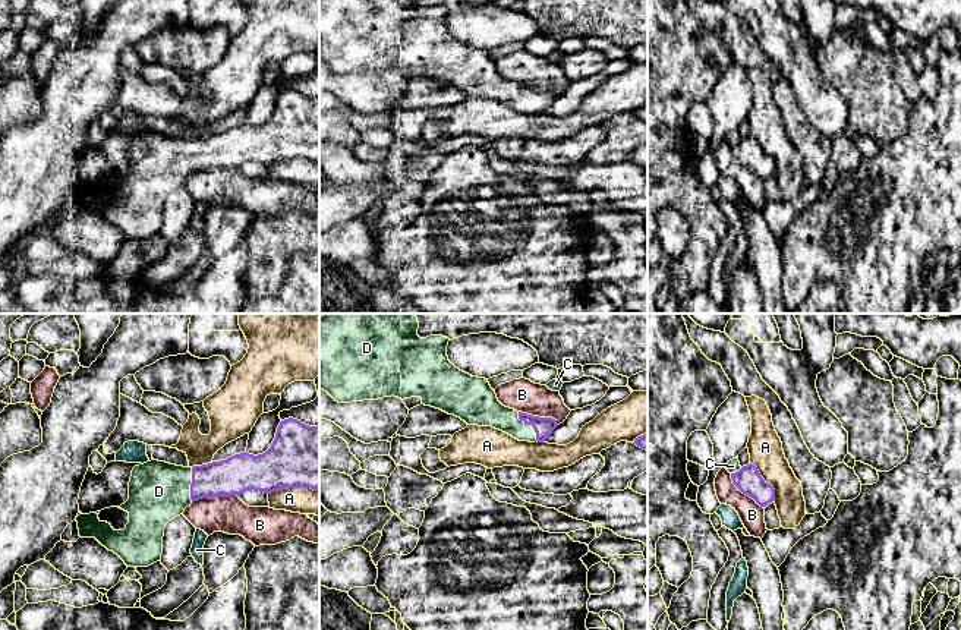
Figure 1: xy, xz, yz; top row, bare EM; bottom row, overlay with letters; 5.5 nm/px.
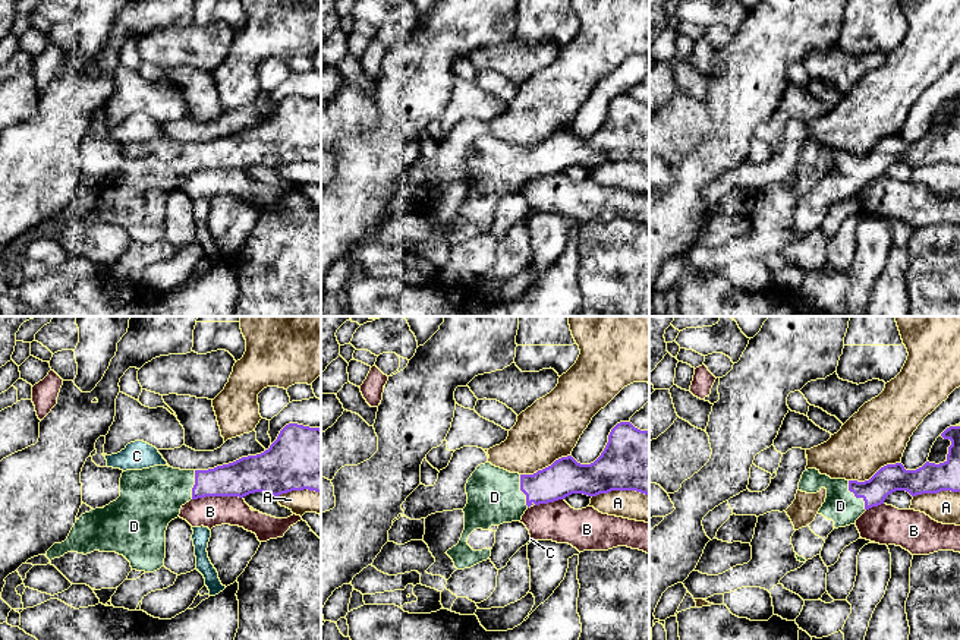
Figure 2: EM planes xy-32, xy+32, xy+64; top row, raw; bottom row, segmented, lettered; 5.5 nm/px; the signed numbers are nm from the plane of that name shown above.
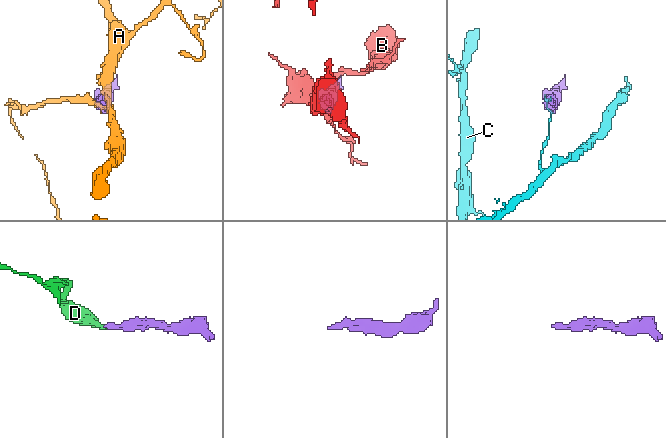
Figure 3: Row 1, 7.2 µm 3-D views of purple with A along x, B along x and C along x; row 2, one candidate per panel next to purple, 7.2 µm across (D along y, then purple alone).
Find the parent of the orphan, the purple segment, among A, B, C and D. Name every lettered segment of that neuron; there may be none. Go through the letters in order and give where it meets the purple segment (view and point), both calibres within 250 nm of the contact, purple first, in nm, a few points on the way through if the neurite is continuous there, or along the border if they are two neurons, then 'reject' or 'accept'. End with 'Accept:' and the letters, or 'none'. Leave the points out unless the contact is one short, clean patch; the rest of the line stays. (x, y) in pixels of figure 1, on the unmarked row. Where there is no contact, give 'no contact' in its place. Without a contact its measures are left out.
A: contact xy (293, 158); calibres 340 and 140 nm; reject
B: contact xy (214, 167); calibres 220 and 200 nm; reject
C: contact yz (736, 144); calibres 150 and 70 nm; border yz (741, 139), (731, 145); reject
D: contact xz (529, 95); calibres 110 and 170 nm; way xz (544, 98), (529, 95), (514, 95), (487, 82); accept
Accept: D

